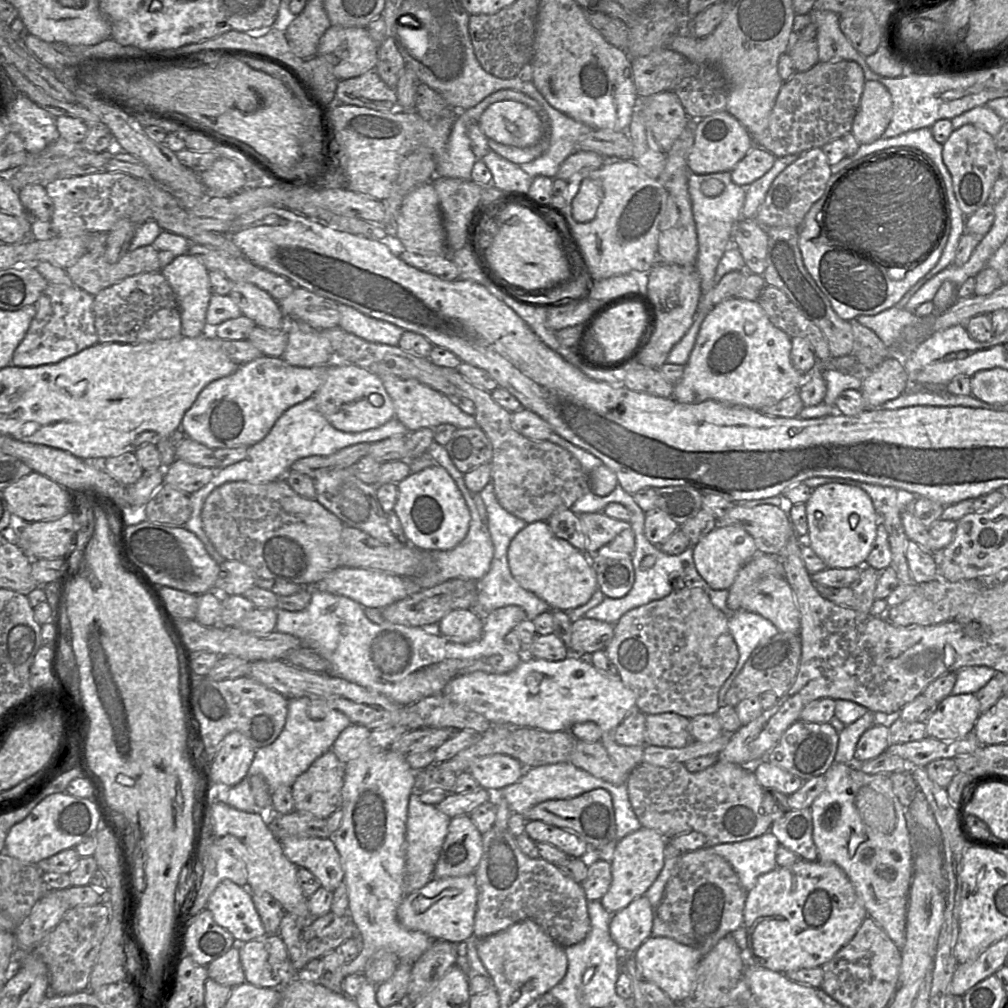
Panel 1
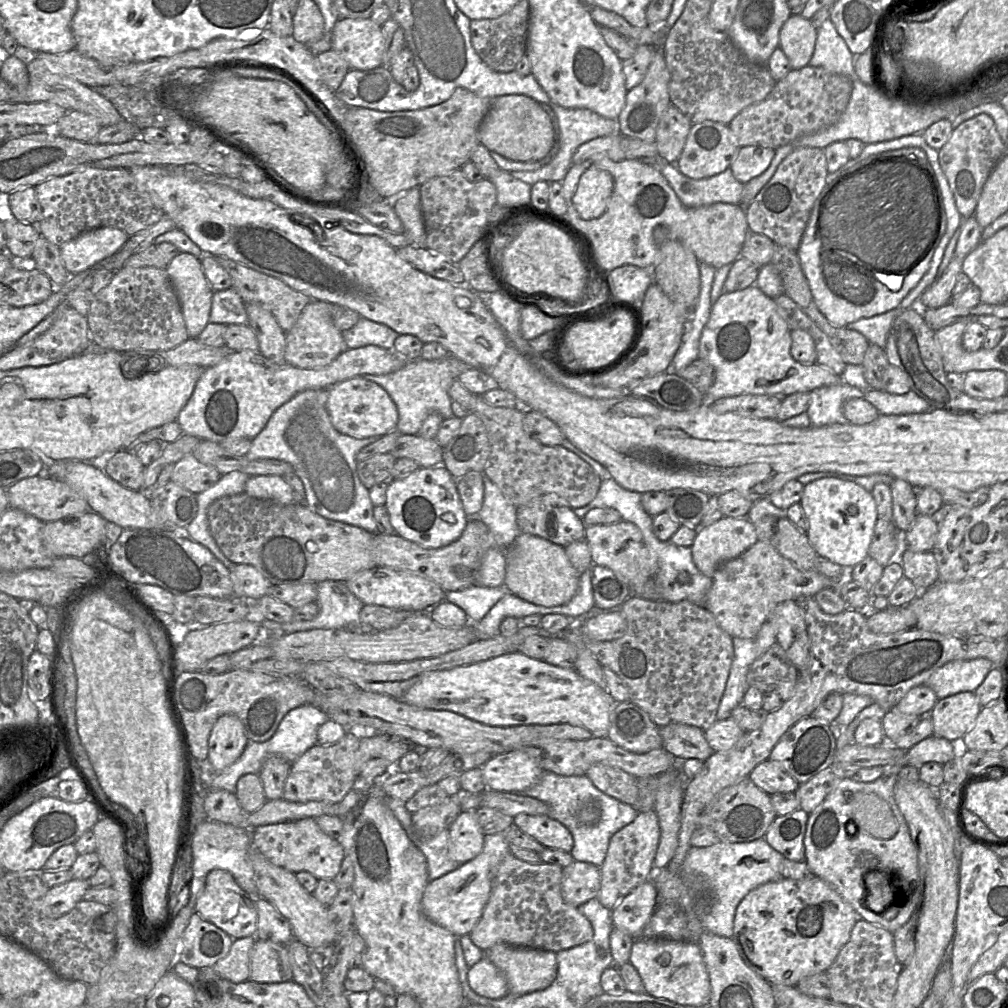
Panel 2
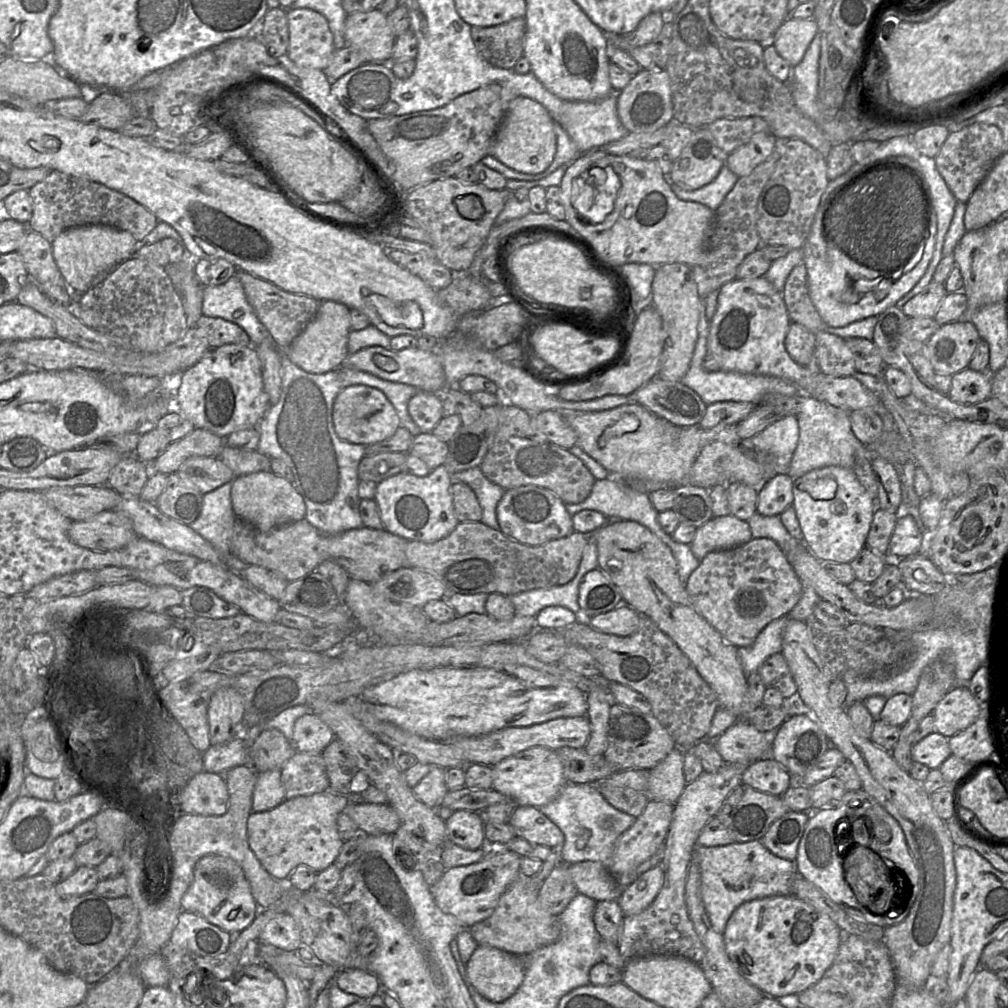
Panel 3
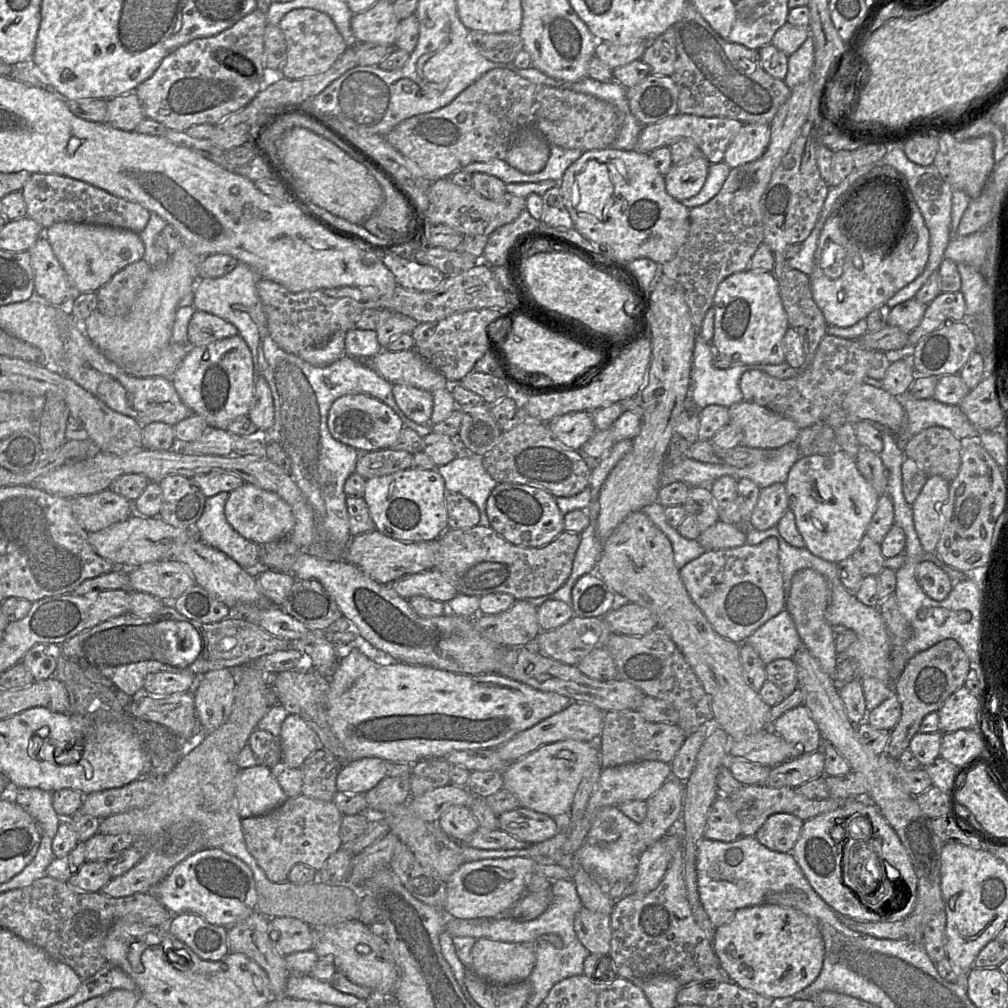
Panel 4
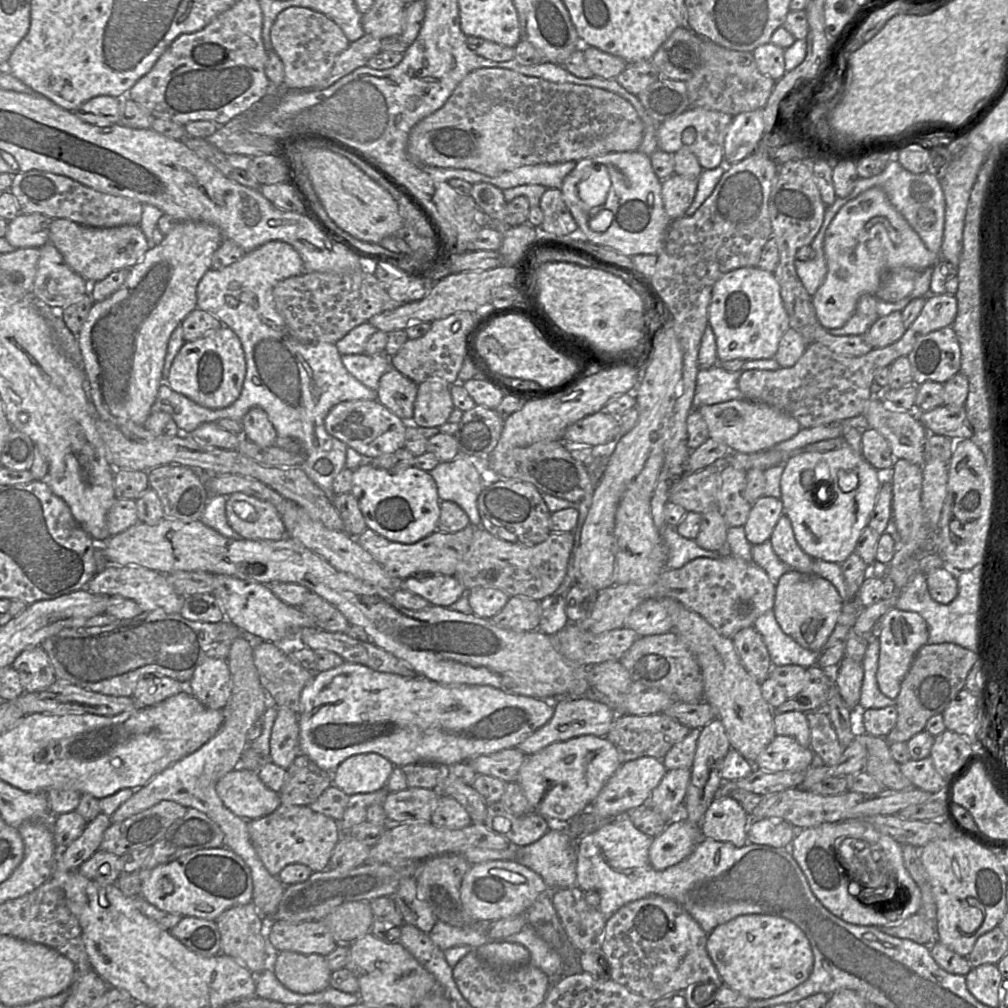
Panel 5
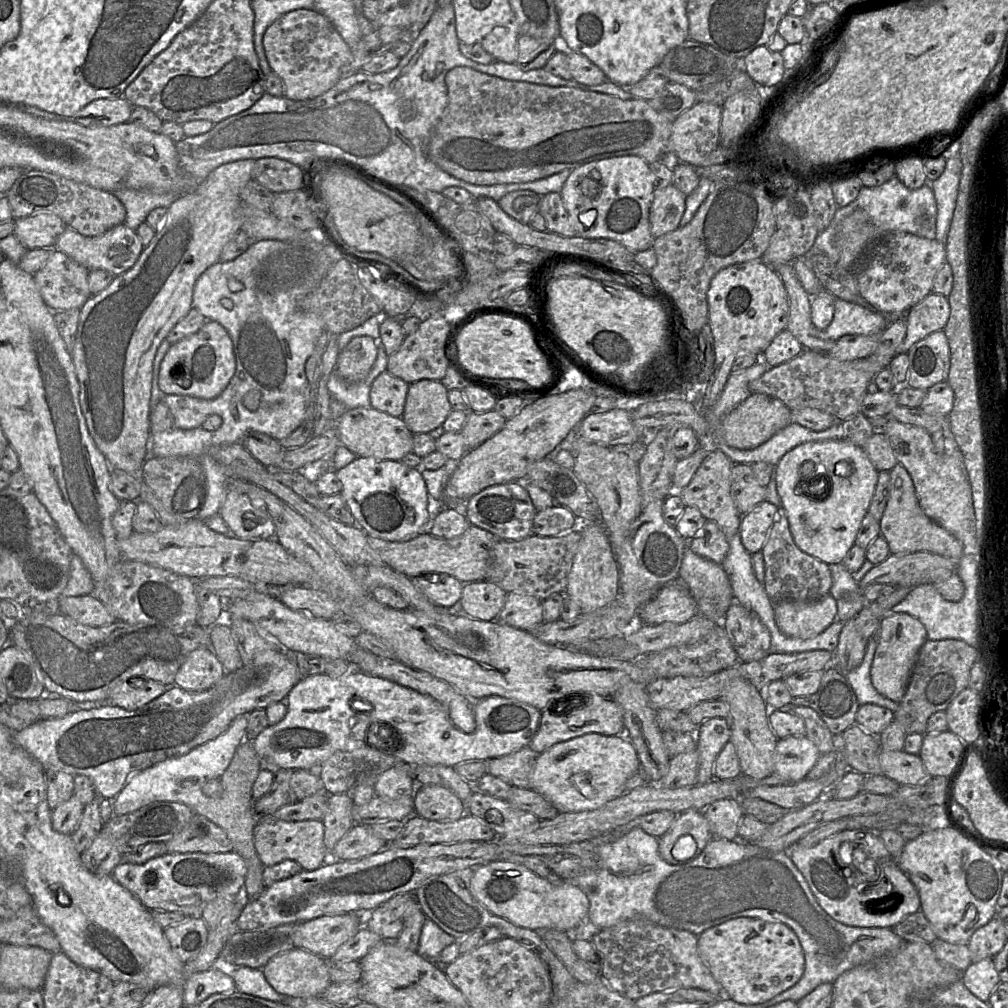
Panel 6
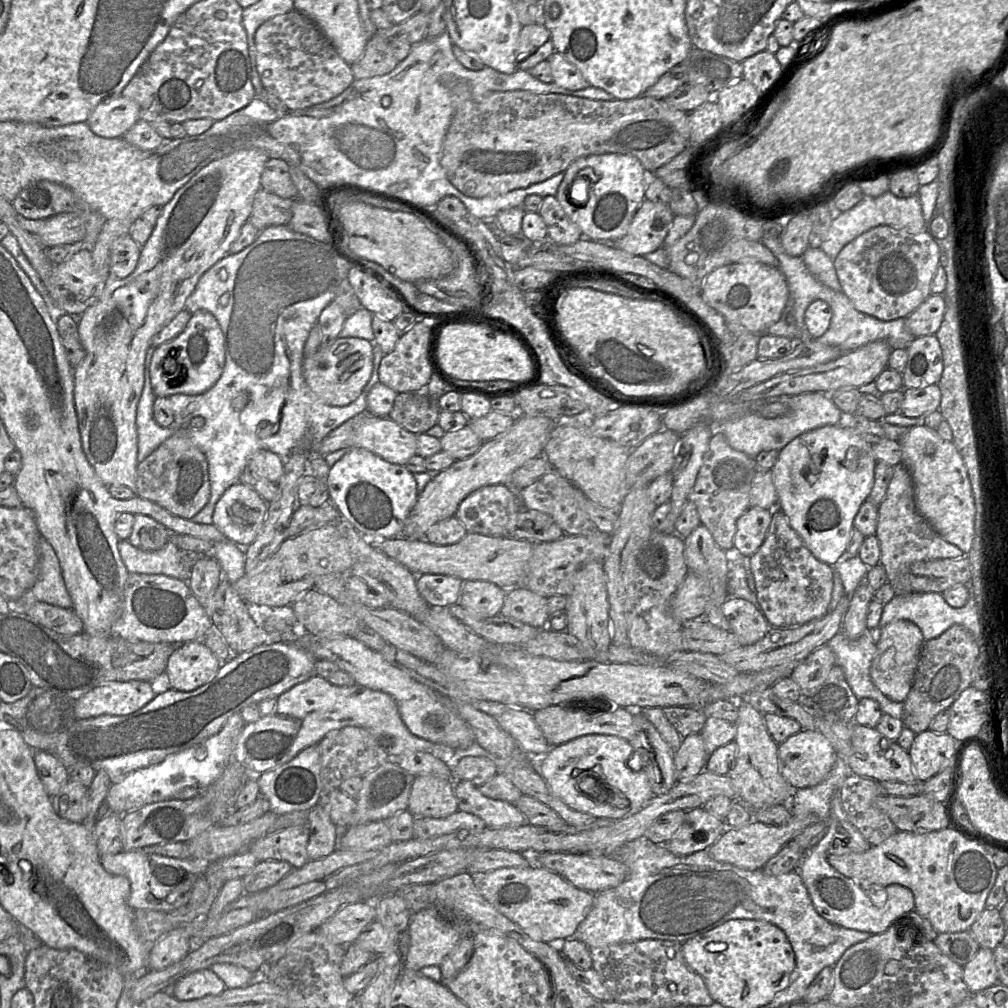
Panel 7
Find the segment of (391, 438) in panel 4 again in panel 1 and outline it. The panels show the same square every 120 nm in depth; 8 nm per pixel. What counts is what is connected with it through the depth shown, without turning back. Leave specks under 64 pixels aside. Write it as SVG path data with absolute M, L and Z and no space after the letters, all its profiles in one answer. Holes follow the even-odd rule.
M332 361L325 381L313 397L328 422L343 432L377 428L395 417L394 403L380 377L352 363Z

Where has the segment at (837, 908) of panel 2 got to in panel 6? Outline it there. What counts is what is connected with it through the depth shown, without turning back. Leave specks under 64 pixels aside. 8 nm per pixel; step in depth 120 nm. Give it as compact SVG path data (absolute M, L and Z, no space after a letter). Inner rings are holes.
M740 917L714 926L698 936L698 953L715 980L722 986L724 996L745 1005L766 1002L794 986L802 977L805 956L794 931L783 923Z

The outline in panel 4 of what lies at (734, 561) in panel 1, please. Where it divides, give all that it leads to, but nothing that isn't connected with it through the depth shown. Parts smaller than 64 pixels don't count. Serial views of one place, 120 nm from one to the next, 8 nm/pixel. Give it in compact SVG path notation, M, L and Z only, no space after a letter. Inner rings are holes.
M722 520L700 532L697 540L706 550L738 547L746 542L746 533L739 527Z

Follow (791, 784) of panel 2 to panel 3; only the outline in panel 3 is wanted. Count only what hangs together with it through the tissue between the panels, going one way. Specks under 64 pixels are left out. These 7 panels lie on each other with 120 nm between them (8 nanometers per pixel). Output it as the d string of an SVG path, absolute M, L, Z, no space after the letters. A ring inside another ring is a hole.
M767 755L747 766L742 783L762 793L782 796L791 787L791 774L778 761Z

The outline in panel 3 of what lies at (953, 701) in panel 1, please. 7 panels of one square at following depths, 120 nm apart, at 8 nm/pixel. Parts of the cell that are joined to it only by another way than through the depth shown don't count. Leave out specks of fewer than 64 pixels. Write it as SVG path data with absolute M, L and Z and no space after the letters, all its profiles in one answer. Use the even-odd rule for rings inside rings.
M967 686L951 689L932 713L935 732L951 738L978 719L982 706Z

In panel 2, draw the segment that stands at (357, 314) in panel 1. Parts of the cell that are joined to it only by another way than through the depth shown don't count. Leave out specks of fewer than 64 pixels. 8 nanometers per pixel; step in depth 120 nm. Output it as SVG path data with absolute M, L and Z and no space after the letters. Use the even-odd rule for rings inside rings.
M360 317L359 321L351 329L343 331L342 335L348 349L376 345L393 350L394 342L400 334L385 324Z

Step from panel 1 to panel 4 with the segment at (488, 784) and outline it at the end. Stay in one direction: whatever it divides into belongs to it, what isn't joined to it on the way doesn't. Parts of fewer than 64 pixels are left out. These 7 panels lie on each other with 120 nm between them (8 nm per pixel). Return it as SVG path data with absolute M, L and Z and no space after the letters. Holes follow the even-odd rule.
M577 740L557 741L544 745L522 758L509 763L506 769L501 772L504 780L503 787L519 799L521 807L529 808L554 818L561 814L570 813L575 793L585 771L596 761L600 761L600 750L597 742Z

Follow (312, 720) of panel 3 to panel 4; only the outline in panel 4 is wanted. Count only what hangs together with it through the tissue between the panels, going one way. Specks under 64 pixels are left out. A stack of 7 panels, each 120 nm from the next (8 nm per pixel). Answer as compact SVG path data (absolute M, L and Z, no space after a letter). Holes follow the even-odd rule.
M289 714L282 723L279 740L286 766L298 768L320 748L317 733L298 715Z

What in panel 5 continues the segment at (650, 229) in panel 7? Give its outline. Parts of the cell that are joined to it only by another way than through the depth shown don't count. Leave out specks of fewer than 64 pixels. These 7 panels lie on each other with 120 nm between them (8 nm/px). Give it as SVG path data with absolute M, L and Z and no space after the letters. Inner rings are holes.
M673 173L662 180L661 196L666 214L671 220L683 216L692 203L698 179L686 178Z

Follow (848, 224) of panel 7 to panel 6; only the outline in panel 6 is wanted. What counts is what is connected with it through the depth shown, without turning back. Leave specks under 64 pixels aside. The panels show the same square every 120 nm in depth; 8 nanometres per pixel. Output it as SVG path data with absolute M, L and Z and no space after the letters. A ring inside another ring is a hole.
M894 175L880 186L862 186L857 198L844 207L838 207L828 227L817 235L814 246L834 263L839 260L834 236L842 221L856 209L867 211L877 229L883 232L908 232L927 239L936 238L937 204L931 183L925 183L918 189L909 189Z

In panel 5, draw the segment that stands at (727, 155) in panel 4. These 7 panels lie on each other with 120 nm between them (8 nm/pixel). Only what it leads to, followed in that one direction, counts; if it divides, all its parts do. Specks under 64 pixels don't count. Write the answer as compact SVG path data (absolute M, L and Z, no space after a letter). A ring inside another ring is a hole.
M763 108L732 117L723 145L726 164L737 163L757 148L764 133Z

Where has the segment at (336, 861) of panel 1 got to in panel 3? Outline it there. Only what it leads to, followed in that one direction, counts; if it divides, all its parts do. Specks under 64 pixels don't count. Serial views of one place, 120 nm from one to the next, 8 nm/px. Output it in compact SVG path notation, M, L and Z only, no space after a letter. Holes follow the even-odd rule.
M325 791L285 799L278 806L264 812L251 812L247 820L247 838L251 850L264 869L276 880L287 882L298 865L306 865L318 873L335 863L344 841L337 829L337 818L348 804L347 795Z

